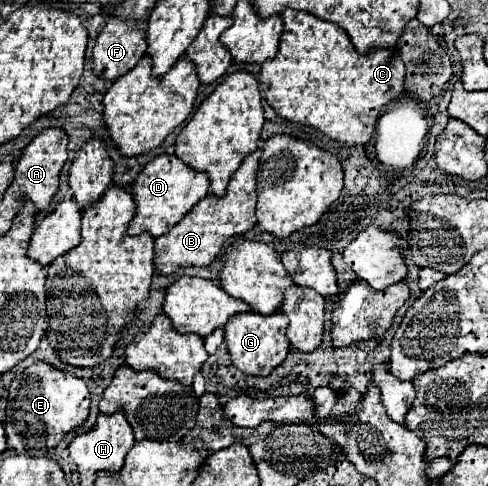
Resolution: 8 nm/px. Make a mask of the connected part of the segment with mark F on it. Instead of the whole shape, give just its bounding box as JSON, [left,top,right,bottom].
[92,17,146,83]

